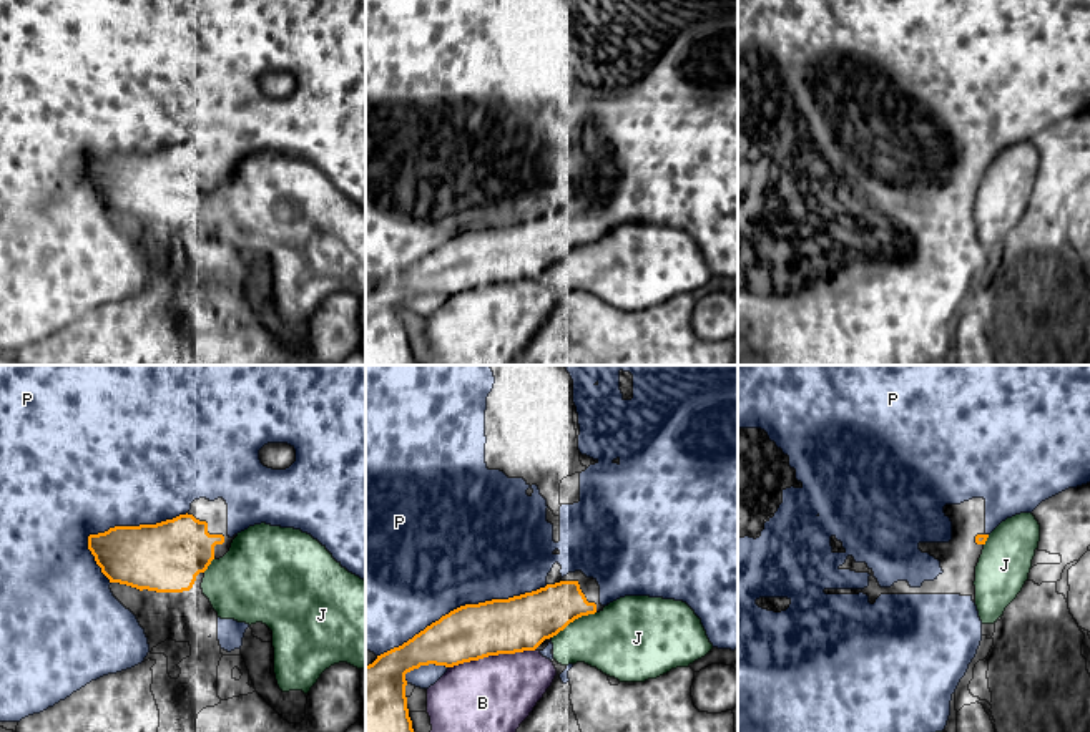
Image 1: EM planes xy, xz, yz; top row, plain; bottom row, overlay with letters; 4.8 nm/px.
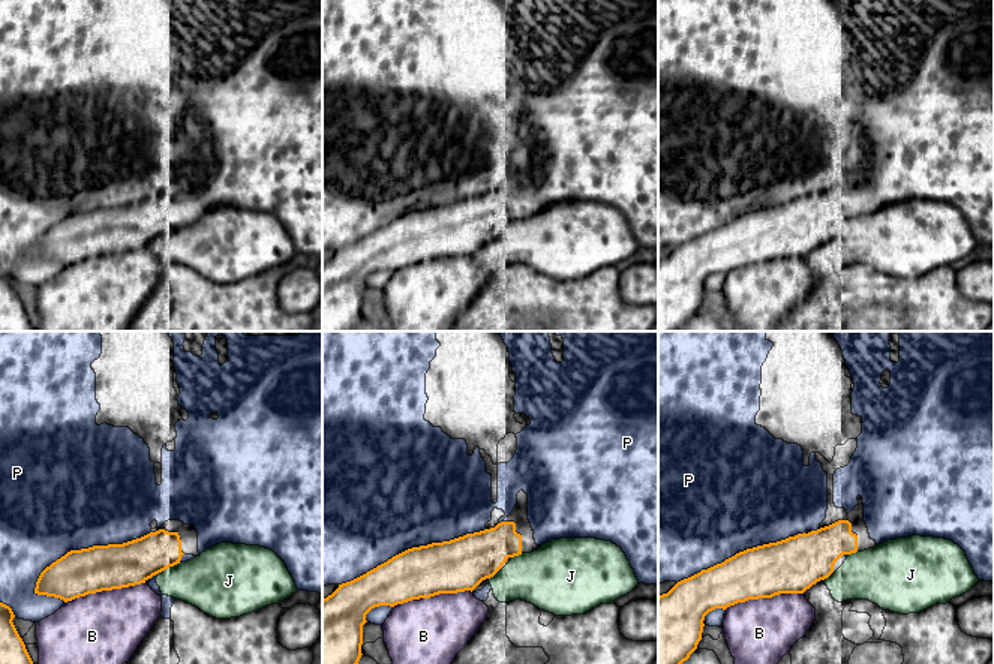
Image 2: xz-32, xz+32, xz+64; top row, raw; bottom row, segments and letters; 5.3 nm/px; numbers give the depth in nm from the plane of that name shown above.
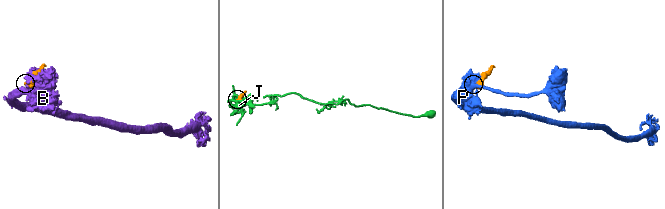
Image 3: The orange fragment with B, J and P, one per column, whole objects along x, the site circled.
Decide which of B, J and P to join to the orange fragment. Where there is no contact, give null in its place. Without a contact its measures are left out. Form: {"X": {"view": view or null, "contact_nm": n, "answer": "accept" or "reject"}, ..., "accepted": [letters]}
{"B": {"view": "xz", "contact_nm": 420, "answer": "reject"}, "J": {"view": "xz", "contact_nm": 260, "answer": "accept"}, "P": {"view": "xz", "contact_nm": 900, "answer": "reject"}, "accepted": ["J"]}

